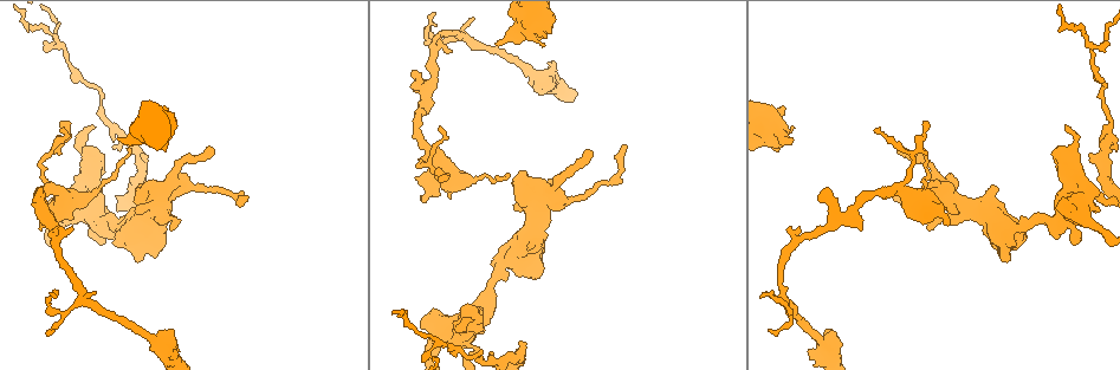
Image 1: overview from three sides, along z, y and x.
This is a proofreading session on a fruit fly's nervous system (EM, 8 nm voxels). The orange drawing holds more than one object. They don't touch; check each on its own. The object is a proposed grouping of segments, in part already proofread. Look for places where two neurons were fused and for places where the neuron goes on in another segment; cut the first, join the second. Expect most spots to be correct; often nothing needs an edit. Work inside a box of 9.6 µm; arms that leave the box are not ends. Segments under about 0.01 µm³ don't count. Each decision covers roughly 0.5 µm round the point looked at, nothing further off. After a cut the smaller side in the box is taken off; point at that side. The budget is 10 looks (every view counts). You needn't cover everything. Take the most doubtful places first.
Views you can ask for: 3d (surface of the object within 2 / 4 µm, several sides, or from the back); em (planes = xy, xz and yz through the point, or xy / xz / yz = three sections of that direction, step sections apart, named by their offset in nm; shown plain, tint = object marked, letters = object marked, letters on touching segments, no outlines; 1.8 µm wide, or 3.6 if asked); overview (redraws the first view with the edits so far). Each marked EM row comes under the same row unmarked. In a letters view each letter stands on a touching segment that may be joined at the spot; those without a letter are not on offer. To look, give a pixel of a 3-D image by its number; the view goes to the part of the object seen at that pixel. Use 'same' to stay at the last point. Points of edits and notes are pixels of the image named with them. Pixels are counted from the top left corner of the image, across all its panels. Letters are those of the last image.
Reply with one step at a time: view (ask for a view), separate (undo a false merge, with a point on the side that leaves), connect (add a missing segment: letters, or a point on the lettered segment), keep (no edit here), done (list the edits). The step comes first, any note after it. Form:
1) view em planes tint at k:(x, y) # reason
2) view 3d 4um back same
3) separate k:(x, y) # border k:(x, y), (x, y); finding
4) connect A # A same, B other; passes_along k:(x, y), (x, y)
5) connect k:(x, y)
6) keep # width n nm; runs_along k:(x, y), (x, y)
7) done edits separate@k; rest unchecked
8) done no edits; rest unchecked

view 3d 2um at 1:(118, 140) # stops while still wide

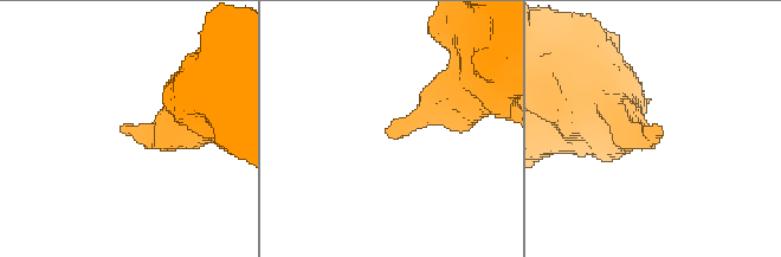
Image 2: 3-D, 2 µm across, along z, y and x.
view em 3.6um xy step 16 tint at 2:(395, 138) # now the EM

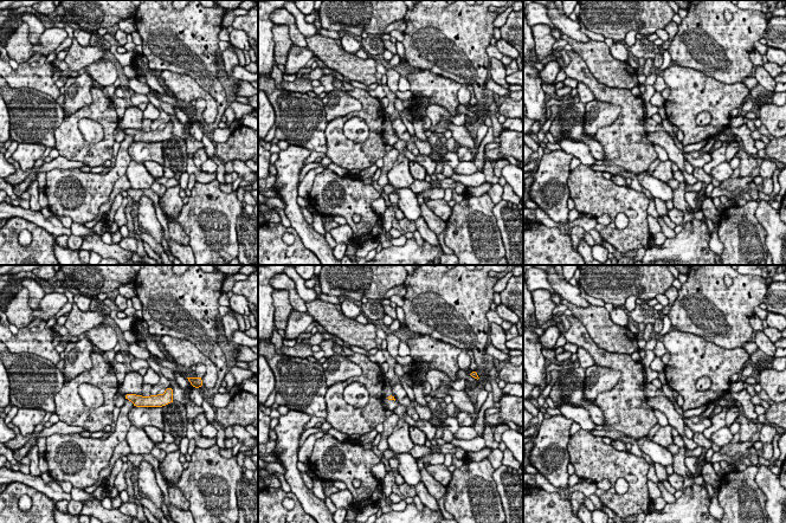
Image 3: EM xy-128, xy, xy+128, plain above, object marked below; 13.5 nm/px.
view em 3.6um planes letters same # another direction

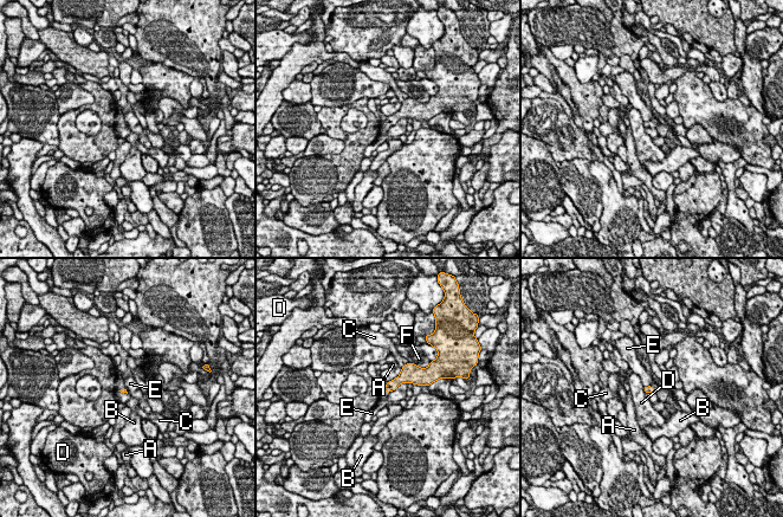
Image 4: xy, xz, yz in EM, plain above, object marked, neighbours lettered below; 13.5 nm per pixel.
keep # longest_contact E 300 nm; A other, B other, C other, D other, E other, F other; border 4:(407, 383), (400, 383), (388, 393); none of them fits

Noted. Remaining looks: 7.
view em xy step 16 letters at 1:(412, 72) # branch stops here

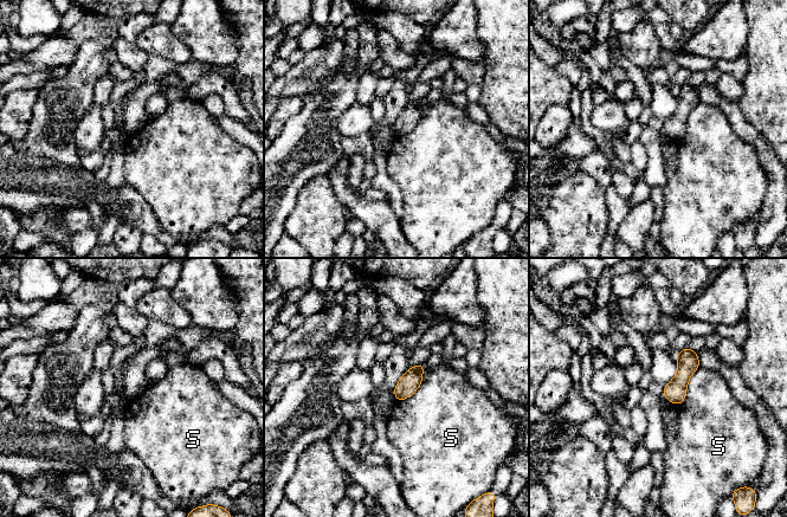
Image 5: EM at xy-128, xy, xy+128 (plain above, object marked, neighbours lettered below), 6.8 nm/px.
keep # S other; border 5:(700, 366), (676, 405); none of them fits

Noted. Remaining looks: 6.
view em planes letters at 1:(212, 148) # free end

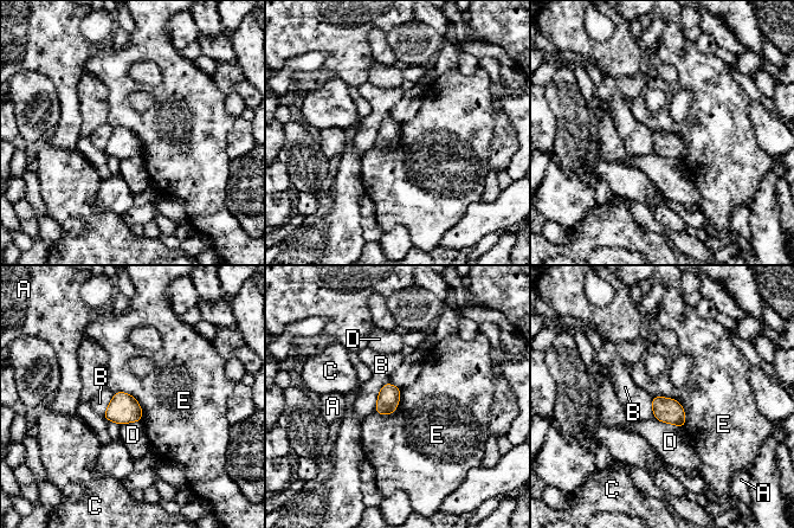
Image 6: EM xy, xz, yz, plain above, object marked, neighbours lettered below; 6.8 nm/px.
keep # width 150 nm; A other, B other, C other, D other, E other; no lettered segment goes on from it

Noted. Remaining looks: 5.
view 3d 4um at 1:(417, 178) # an open end

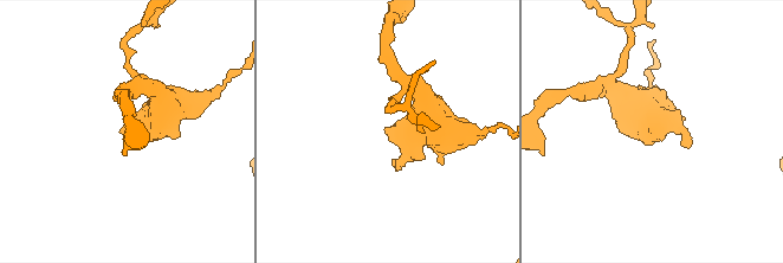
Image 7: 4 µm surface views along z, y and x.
view em 3.6um planes letters at 7:(387, 132) # need the tissue

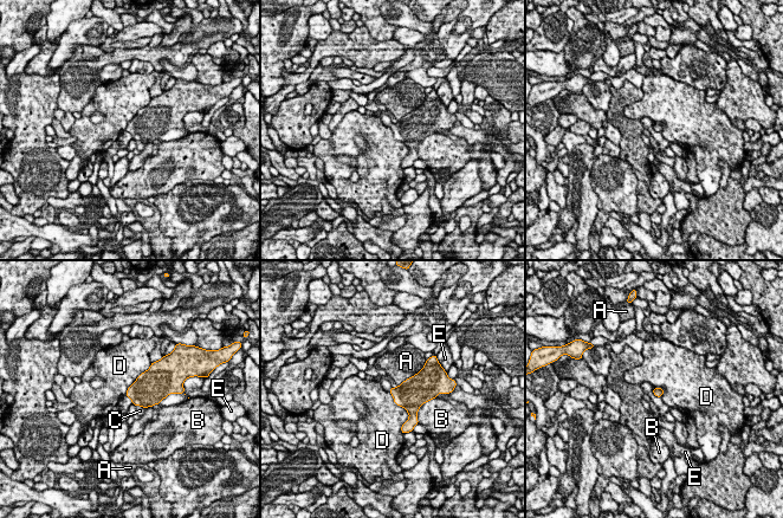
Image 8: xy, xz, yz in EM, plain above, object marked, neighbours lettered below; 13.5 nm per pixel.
keep # A other, B other, C other, D other, E other; border 8:(151, 363), (124, 394); none of them fits

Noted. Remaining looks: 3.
done no edits; rest unchecked

